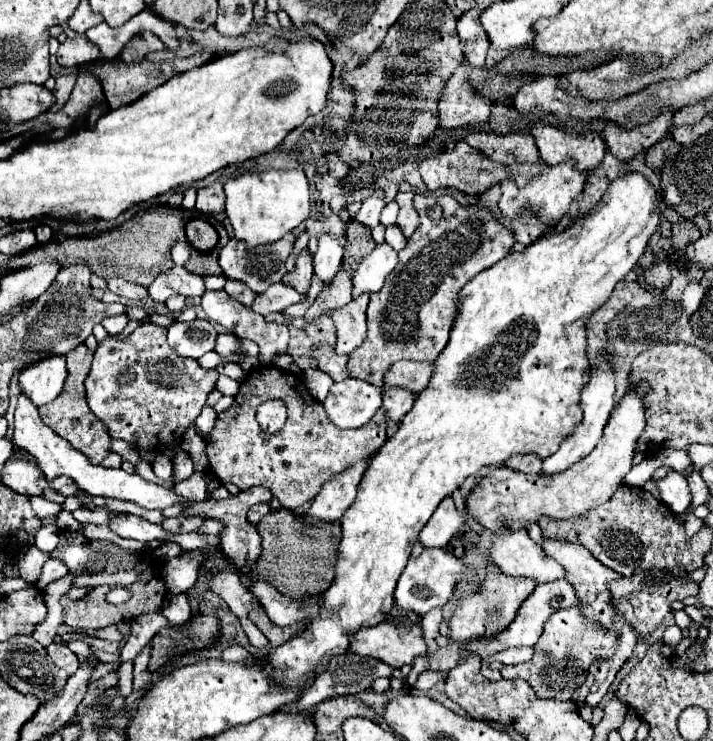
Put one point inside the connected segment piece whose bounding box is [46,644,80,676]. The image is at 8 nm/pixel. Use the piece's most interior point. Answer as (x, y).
(63, 658)

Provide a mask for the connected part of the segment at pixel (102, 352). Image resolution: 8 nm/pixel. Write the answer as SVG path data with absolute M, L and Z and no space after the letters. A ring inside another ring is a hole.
M146 320L124 340L108 336L98 344L90 374L86 378L86 398L90 410L96 414L98 420L104 422L112 438L126 440L138 450L162 450L168 444L178 444L182 434L186 434L186 430L194 424L194 420L200 416L206 404L208 394L216 388L218 376L218 370L206 370L194 358L176 356L176 352L172 352L172 348L166 342L166 328L158 328Z

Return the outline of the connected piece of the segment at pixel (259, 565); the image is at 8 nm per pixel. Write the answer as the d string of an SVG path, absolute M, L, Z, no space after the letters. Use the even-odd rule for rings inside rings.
M280 508L268 512L258 522L258 532L262 536L262 554L252 568L246 570L248 578L270 582L280 590L280 594L294 600L322 594L330 586L334 580L334 564L342 536L338 522L308 524L304 516L296 516L292 510Z

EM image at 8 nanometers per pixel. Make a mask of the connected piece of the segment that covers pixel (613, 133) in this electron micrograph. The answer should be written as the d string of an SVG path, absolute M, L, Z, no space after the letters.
M660 112L656 120L632 130L620 128L620 124L608 124L606 130L602 132L602 138L606 140L608 150L616 158L628 160L638 152L648 150L652 144L656 144L656 140L664 138L668 134L672 118L674 118L674 112Z

